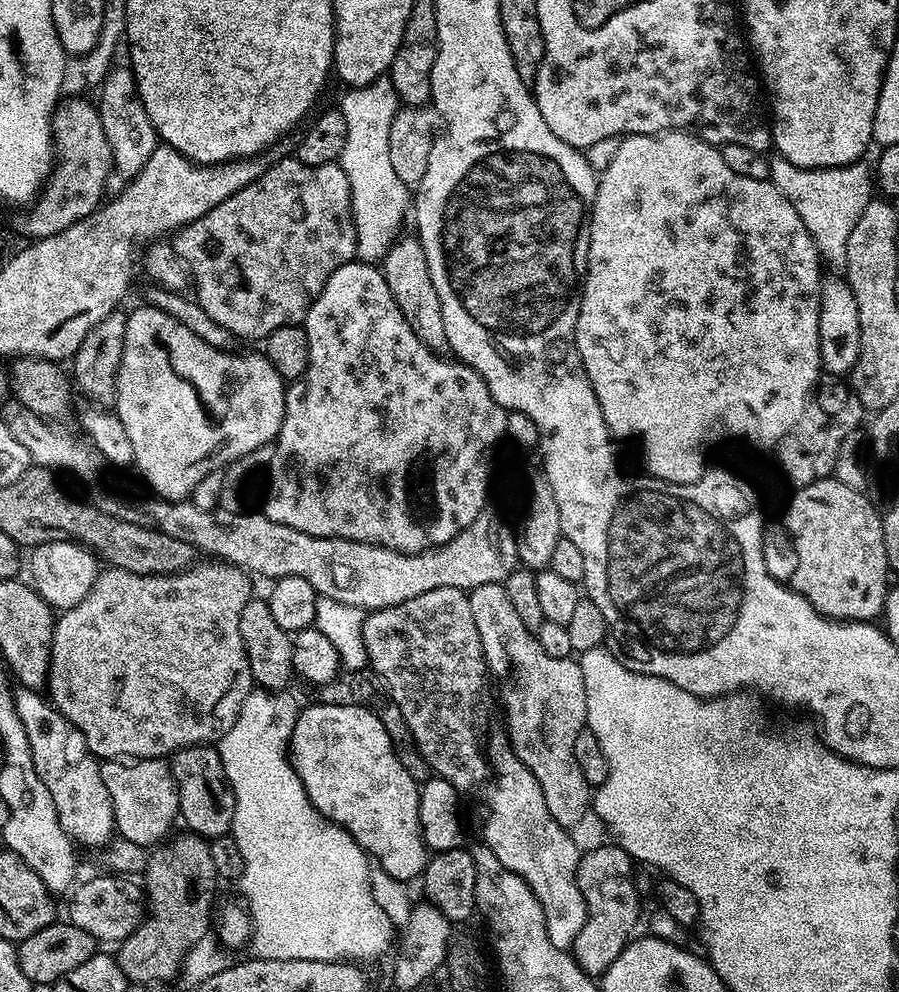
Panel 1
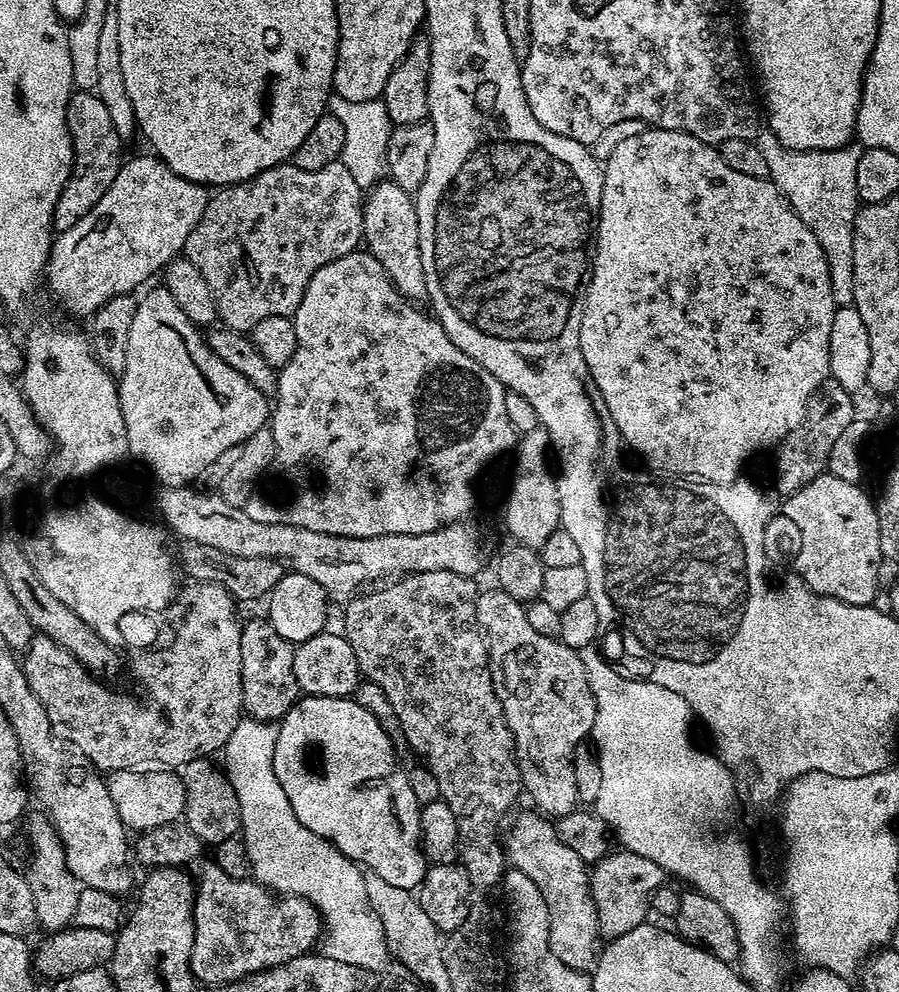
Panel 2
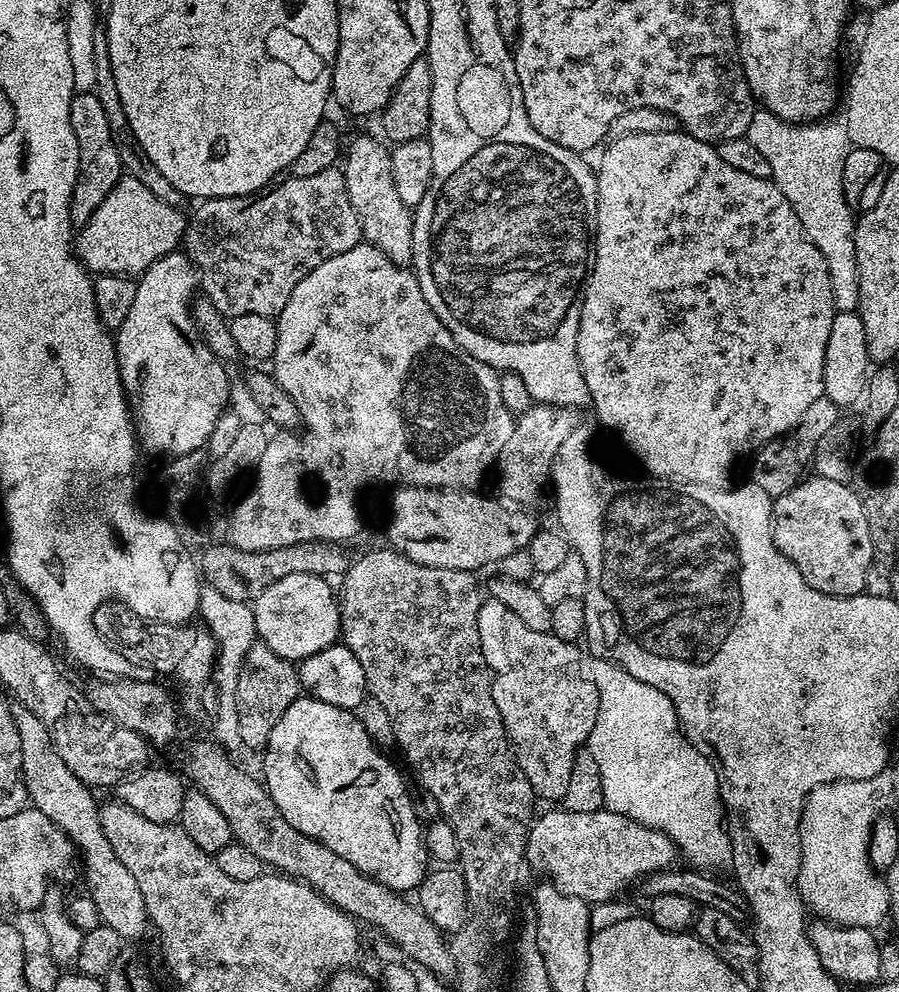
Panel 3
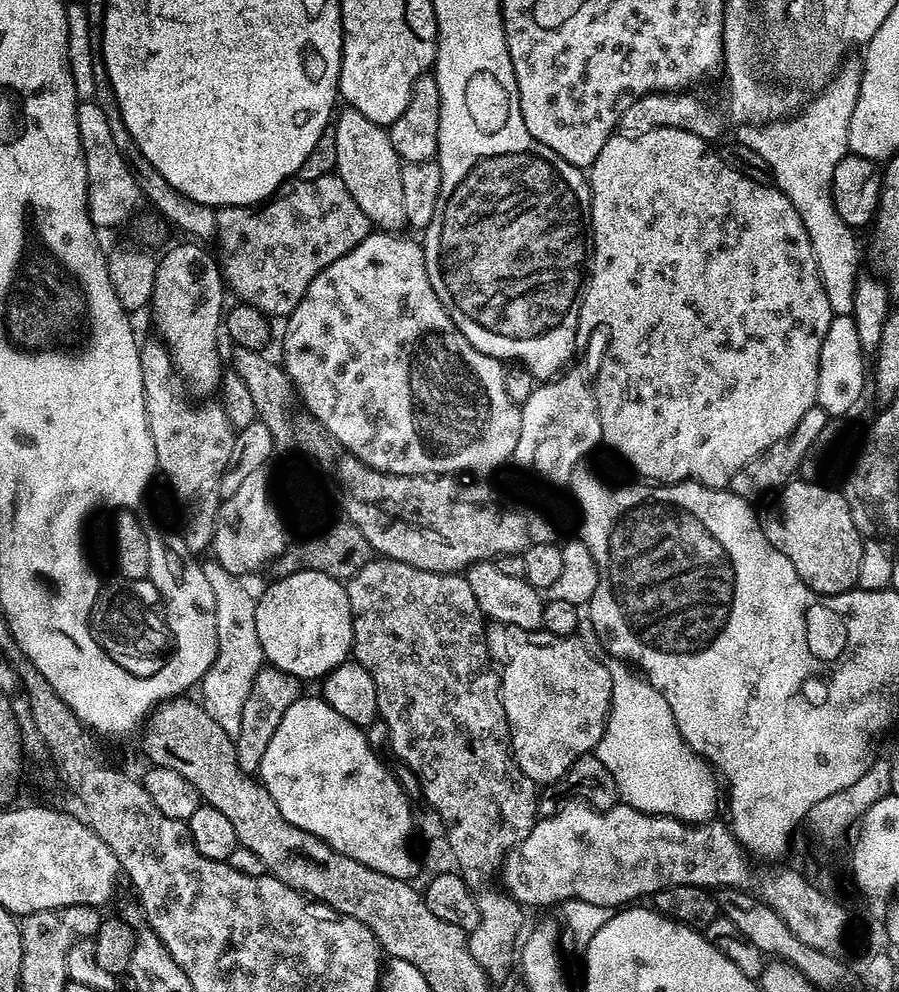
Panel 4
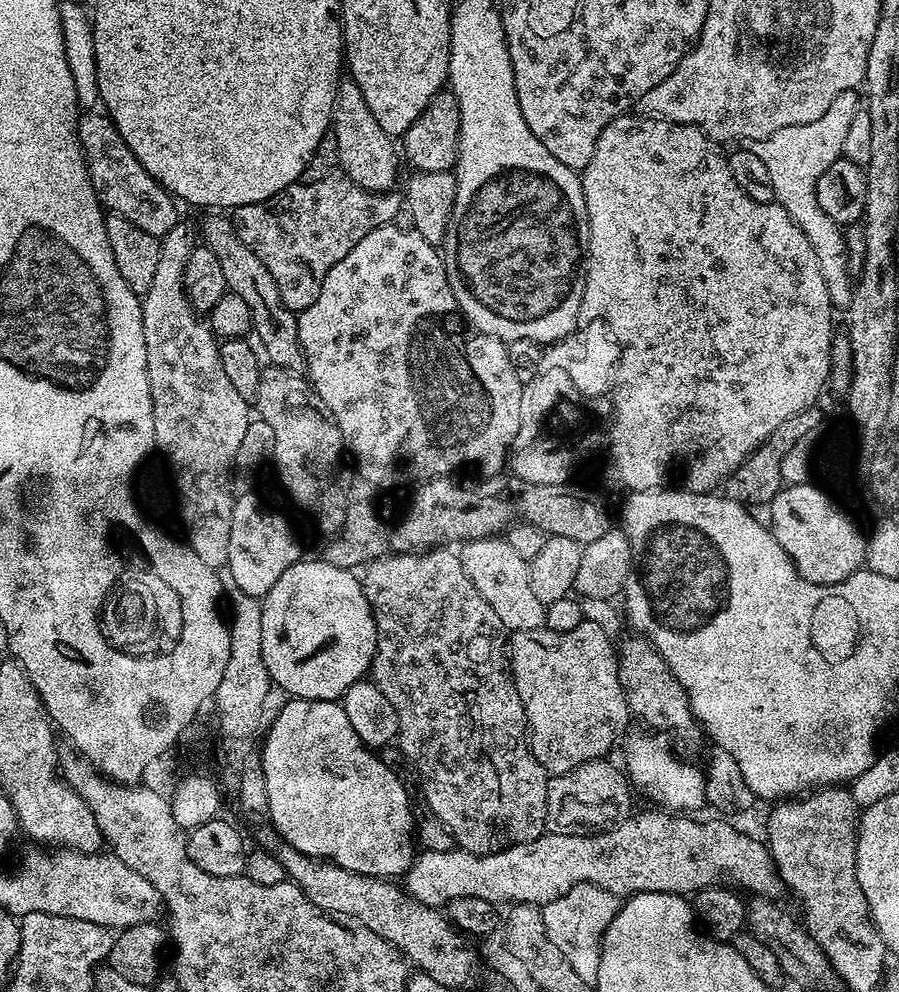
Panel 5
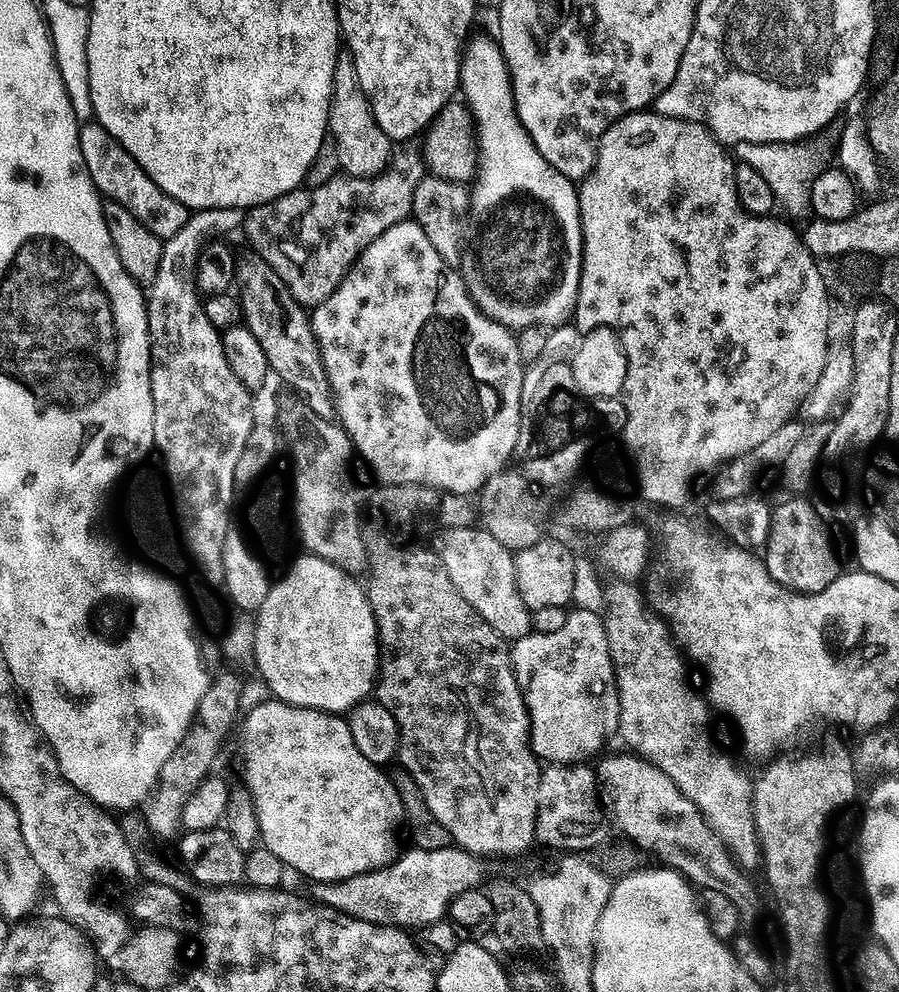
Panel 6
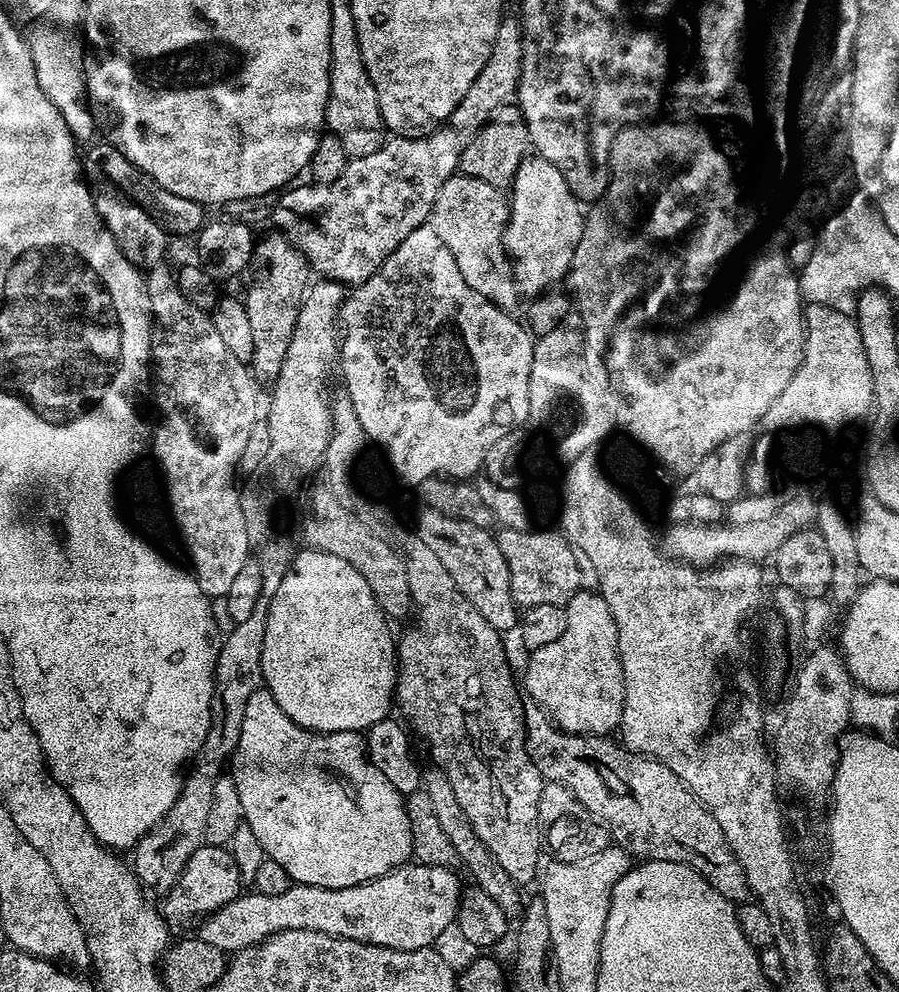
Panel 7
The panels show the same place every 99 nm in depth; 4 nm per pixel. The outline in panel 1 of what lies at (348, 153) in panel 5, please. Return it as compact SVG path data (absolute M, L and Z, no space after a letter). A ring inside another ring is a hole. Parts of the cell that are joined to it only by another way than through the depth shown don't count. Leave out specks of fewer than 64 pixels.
M415 234L401 235L385 254L382 271L390 288L390 294L398 303L402 316L406 318L406 322L409 323L414 334L433 352L447 353L449 346L445 322L442 319L442 306L434 288L434 282L430 279L430 270L426 266L426 254L420 245L419 236Z

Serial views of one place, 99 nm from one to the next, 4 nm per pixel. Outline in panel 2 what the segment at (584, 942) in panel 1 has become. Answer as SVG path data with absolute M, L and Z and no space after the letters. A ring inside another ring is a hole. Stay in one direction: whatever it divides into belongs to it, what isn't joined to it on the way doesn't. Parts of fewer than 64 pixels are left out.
M627 850L619 851L609 851L602 859L595 861L588 874L590 894L598 910L598 930L605 941L618 938L622 934L630 934L630 930L649 919L648 903L666 879L665 870L658 866L658 862L642 858L642 854L634 854Z

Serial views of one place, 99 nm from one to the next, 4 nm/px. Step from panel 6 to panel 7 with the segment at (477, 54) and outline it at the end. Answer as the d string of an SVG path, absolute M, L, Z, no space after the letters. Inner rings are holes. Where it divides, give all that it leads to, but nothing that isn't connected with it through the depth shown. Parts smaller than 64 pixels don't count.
M532 154L521 162L510 185L508 225L504 228L504 250L512 261L512 276L525 297L555 289L572 268L578 238L582 238L586 212L581 201L558 174L558 166Z

